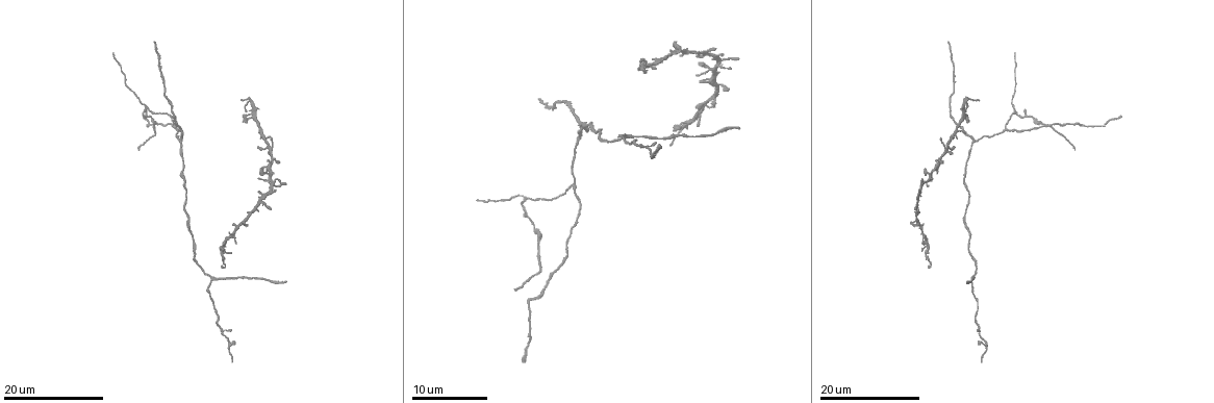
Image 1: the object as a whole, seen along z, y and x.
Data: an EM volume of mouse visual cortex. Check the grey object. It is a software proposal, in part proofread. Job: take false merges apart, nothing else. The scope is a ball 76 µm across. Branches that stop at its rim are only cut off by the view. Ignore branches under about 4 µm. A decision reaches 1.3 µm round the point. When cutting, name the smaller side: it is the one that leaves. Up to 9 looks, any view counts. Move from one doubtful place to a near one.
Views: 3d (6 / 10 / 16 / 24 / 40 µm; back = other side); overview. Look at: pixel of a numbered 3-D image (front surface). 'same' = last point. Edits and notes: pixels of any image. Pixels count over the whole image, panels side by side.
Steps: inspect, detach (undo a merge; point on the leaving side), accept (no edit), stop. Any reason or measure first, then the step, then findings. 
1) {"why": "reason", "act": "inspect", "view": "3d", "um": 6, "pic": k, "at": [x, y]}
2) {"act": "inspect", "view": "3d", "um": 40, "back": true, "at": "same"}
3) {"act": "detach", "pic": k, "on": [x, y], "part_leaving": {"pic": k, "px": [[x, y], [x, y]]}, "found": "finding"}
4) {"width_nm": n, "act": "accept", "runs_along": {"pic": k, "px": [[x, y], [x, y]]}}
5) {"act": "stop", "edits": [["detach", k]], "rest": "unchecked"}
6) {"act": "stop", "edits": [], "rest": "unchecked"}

{"act": "inspect", "view": "3d", "um": 16, "pic": 1, "at": [976, 139]}

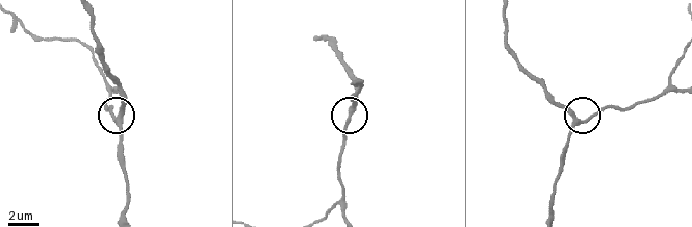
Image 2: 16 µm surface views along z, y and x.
{"why": "closer look", "act": "inspect", "view": "3d", "um": 10, "pic": 2, "at": [121, 119]}

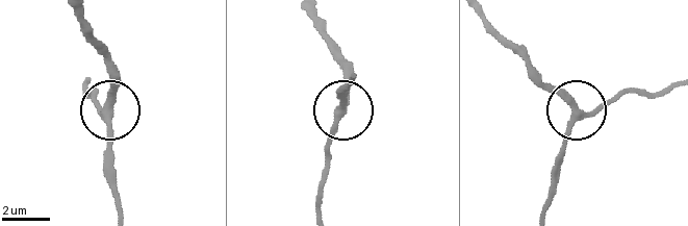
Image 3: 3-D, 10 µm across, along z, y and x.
{"side_arm_um": 24, "act": "accept", "runs_along": {"pic": 3, "px": [[118, 209], [111, 174], [111, 63]]}, "found": "all the same cell"}

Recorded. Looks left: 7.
{"why": "two arms in line, one across", "act": "inspect", "view": "3d", "um": 24, "pic": 1, "at": [627, 137]}

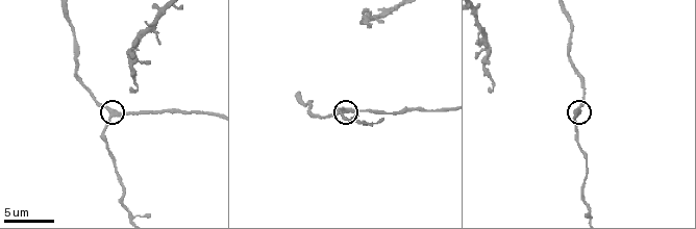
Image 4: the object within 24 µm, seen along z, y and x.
{"act": "inspect", "view": "3d", "um": 6, "pic": 4, "at": [347, 110]}

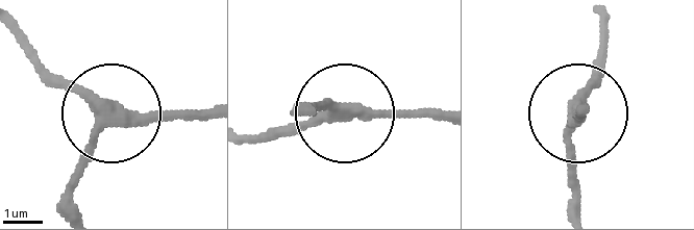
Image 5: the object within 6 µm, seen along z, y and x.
{"arms": 3, "act": "accept", "runs_along": {"pic": 5, "px": [[19, 39], [99, 98], [108, 118], [69, 207]]}, "found": "all the same cell"}

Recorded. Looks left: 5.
{"why": "three-way junction", "act": "inspect", "view": "3d", "um": 16, "pic": 1, "at": [523, 198]}

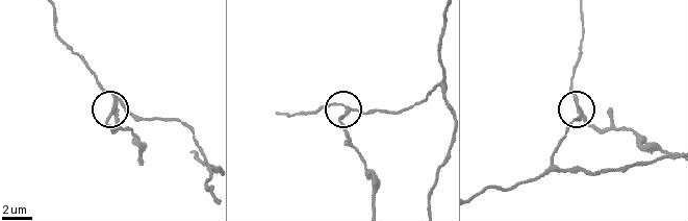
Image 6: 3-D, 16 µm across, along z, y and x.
{"act": "inspect", "view": "3d", "um": 10, "pic": 6, "at": [115, 104]}

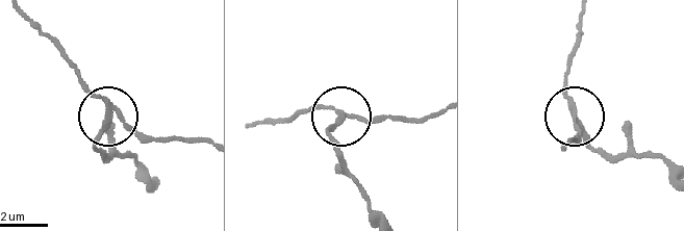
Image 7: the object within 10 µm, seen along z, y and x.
{"act": "inspect", "view": "3d", "um": 6, "pic": 7, "at": [340, 118]}

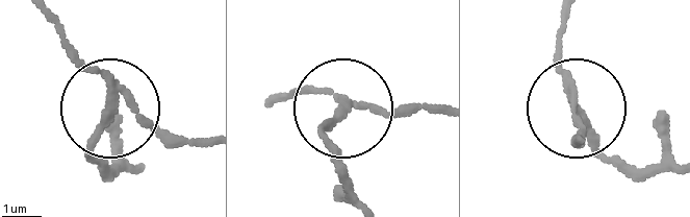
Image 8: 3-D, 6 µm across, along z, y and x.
{"act": "detach", "pic": 8, "on": [92, 145], "part_leaving": {"pic": 8, "px": [[109, 96], [96, 160], [129, 163]]}, "found": "a second cell is stuck on"}

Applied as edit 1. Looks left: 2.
{"act": "stop", "edits": [["detach", 8]], "rest": "unchecked"}

